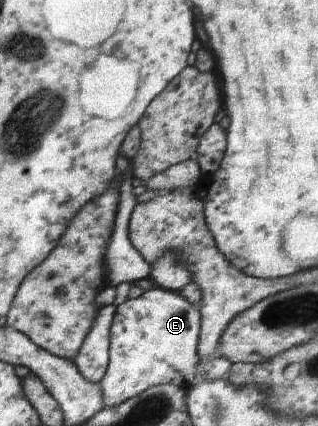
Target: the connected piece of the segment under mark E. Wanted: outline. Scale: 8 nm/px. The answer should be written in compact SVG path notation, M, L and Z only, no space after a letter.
M146 288L141 296L128 298L117 306L109 328L109 364L99 382L103 394L102 406L119 406L148 388L161 384L172 384L183 389L191 387L201 376L201 356L198 352L200 324L200 309L189 304L180 292L164 288Z

